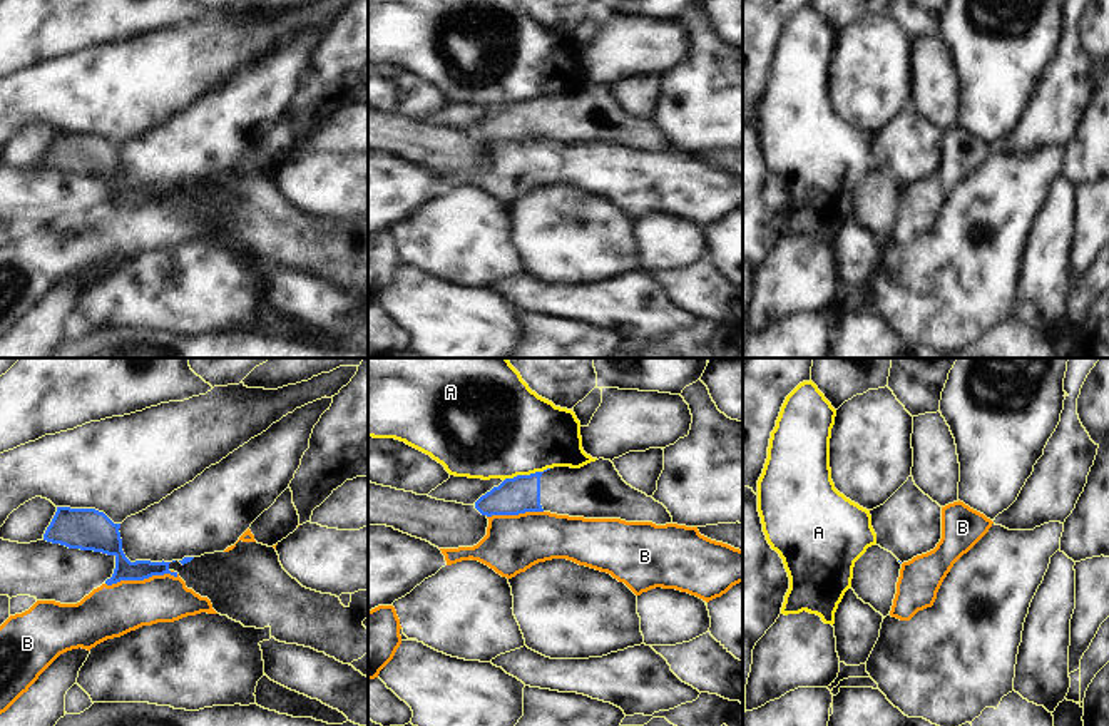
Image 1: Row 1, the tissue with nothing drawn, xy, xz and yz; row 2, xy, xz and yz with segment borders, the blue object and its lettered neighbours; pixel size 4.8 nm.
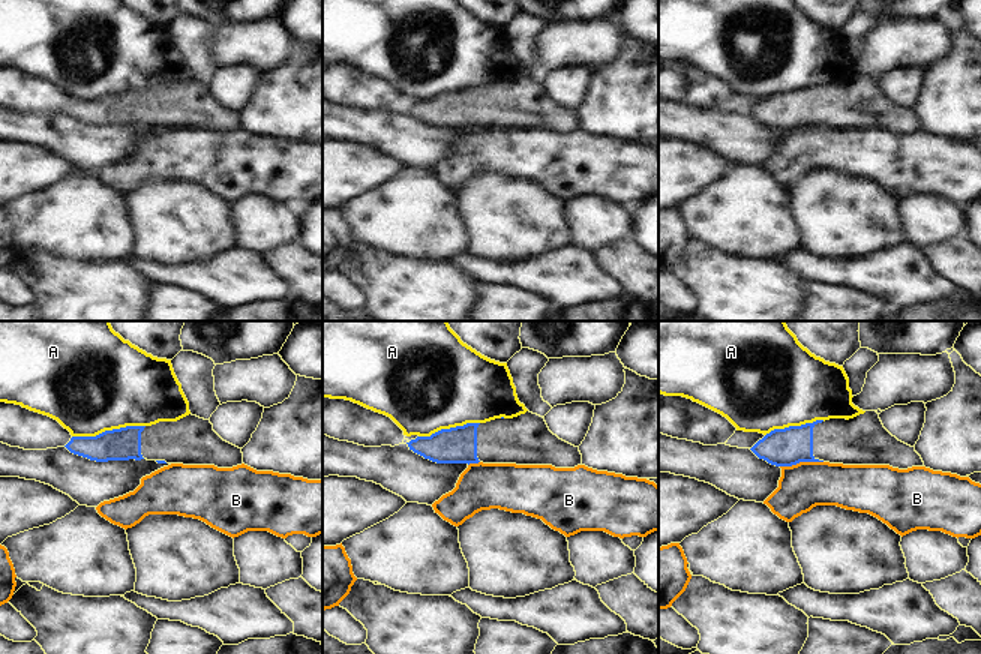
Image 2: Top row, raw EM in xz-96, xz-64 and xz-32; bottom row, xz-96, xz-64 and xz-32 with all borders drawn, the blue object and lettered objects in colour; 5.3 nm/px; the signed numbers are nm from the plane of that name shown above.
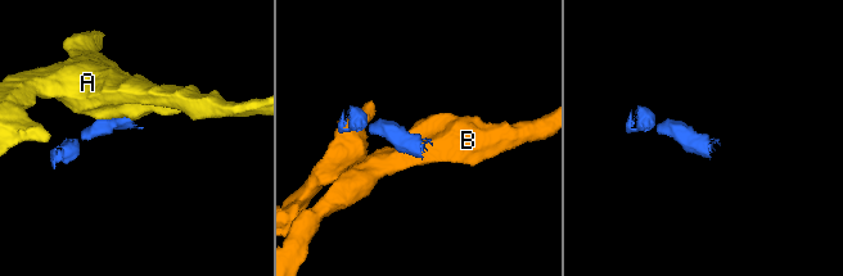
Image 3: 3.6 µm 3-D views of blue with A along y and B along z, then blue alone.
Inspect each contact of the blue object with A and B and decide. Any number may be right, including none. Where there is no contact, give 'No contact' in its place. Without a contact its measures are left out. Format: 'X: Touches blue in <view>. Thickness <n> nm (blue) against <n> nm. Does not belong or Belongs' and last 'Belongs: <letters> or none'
A: Touches blue in xz. Thickness 180 nm (blue) against 460 nm. Does not belong
B: Touches blue in xy. Thickness 130 nm (blue) against 260 nm. Does not belong
Belongs: none.

